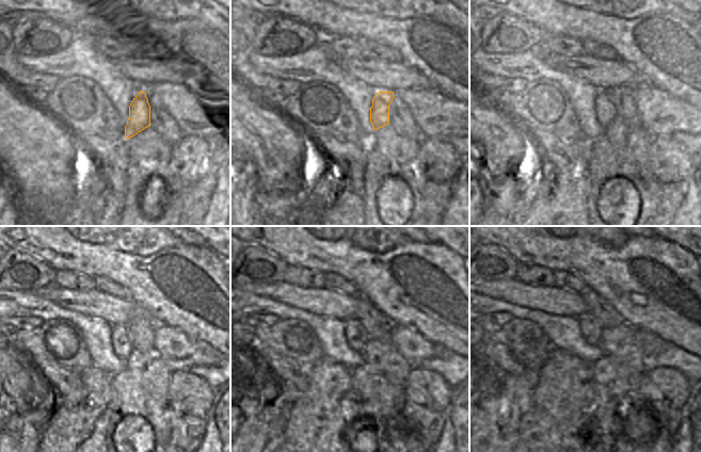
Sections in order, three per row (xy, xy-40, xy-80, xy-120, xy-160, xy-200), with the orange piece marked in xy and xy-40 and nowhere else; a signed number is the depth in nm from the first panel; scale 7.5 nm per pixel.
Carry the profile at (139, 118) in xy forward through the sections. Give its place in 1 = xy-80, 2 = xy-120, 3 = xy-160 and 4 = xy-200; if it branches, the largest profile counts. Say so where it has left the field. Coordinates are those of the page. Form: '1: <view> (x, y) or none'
1: xy-80 (605, 111)
2: xy-120 (121, 340)
3: xy-160 (356, 336)
4: xy-200 (591, 328)

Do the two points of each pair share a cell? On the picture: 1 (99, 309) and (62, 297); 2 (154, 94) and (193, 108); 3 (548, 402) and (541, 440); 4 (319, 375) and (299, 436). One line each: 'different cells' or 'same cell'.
1: same cell
2: same cell
3: same cell
4: same cell

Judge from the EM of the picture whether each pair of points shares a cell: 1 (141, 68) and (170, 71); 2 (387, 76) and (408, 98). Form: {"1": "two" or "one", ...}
{"1": "one", "2": "two"}

